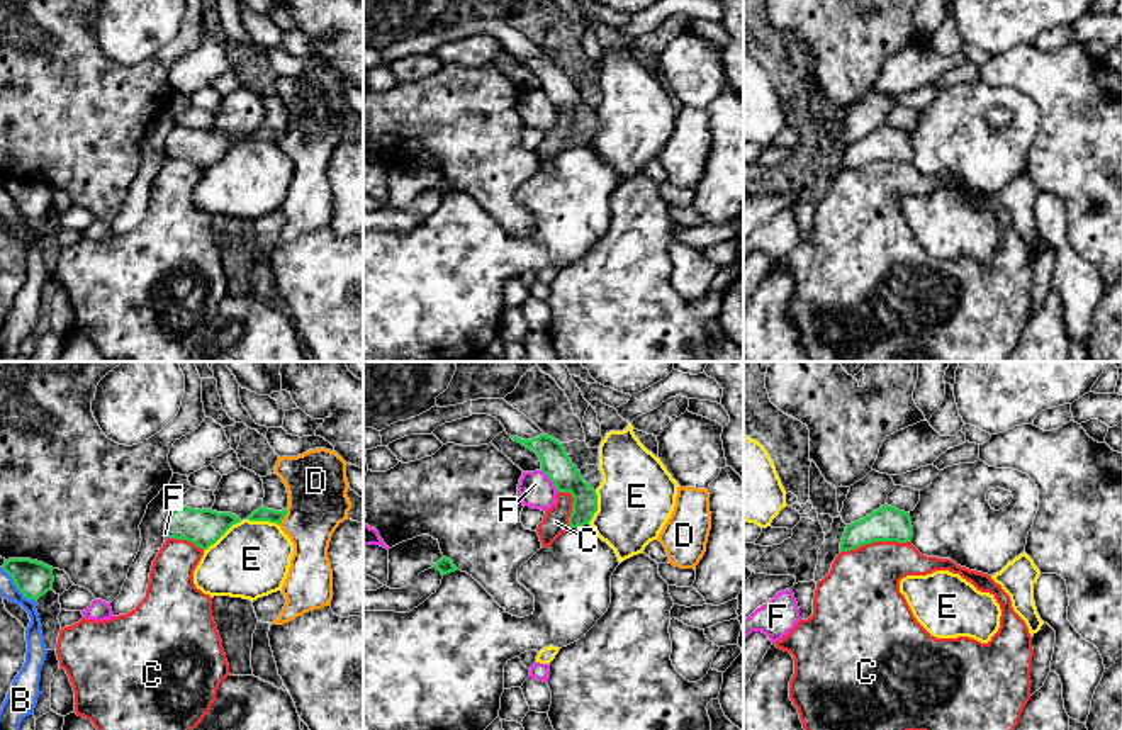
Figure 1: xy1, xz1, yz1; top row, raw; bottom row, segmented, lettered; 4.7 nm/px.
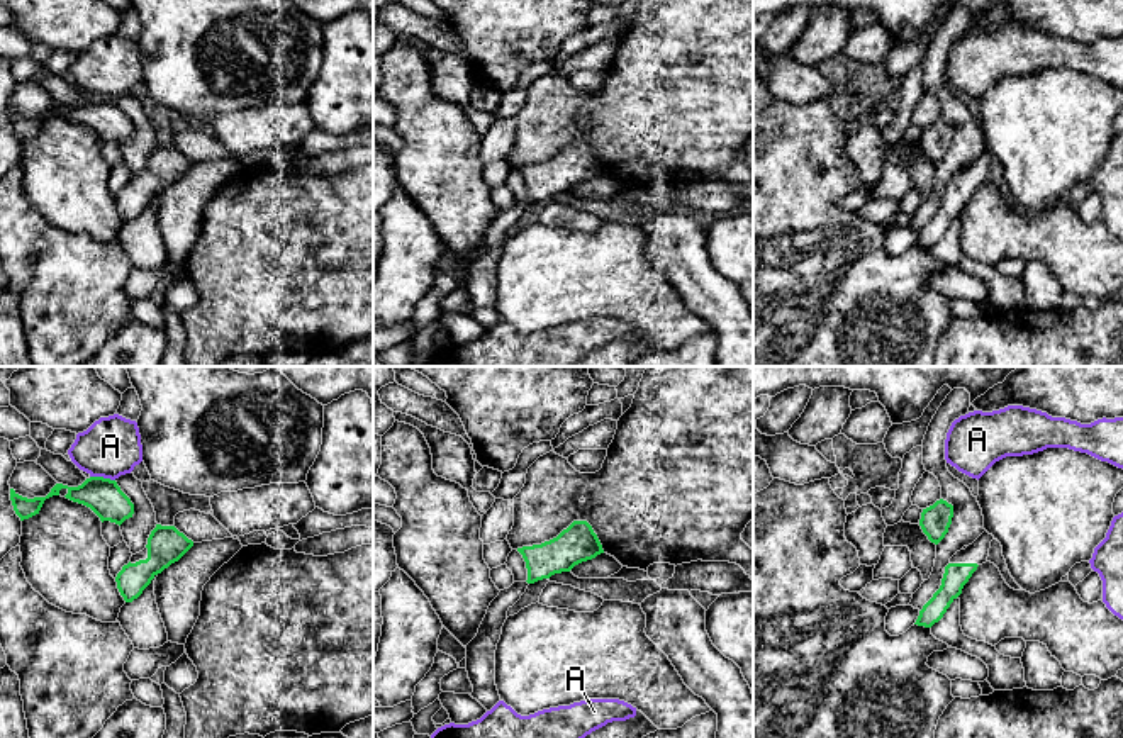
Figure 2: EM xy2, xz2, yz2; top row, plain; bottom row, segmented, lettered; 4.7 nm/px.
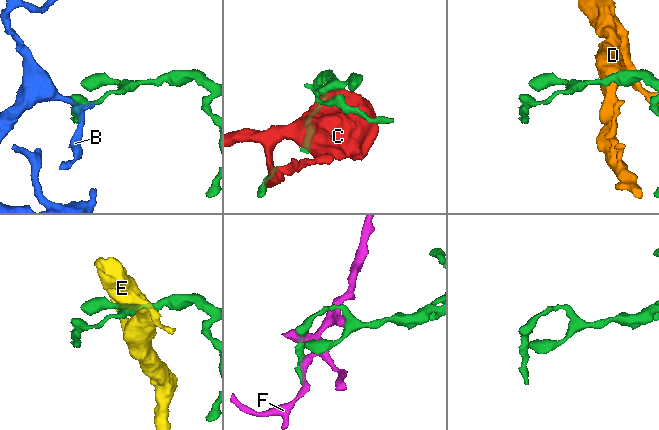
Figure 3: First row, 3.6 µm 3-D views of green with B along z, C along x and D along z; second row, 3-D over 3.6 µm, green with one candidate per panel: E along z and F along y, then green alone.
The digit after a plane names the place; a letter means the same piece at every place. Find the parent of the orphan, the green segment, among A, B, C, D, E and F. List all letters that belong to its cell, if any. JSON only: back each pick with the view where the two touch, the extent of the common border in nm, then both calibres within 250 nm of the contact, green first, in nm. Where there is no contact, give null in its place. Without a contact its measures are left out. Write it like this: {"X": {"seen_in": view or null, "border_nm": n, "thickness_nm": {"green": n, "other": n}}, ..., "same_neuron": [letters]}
{"same_neuron": []}

